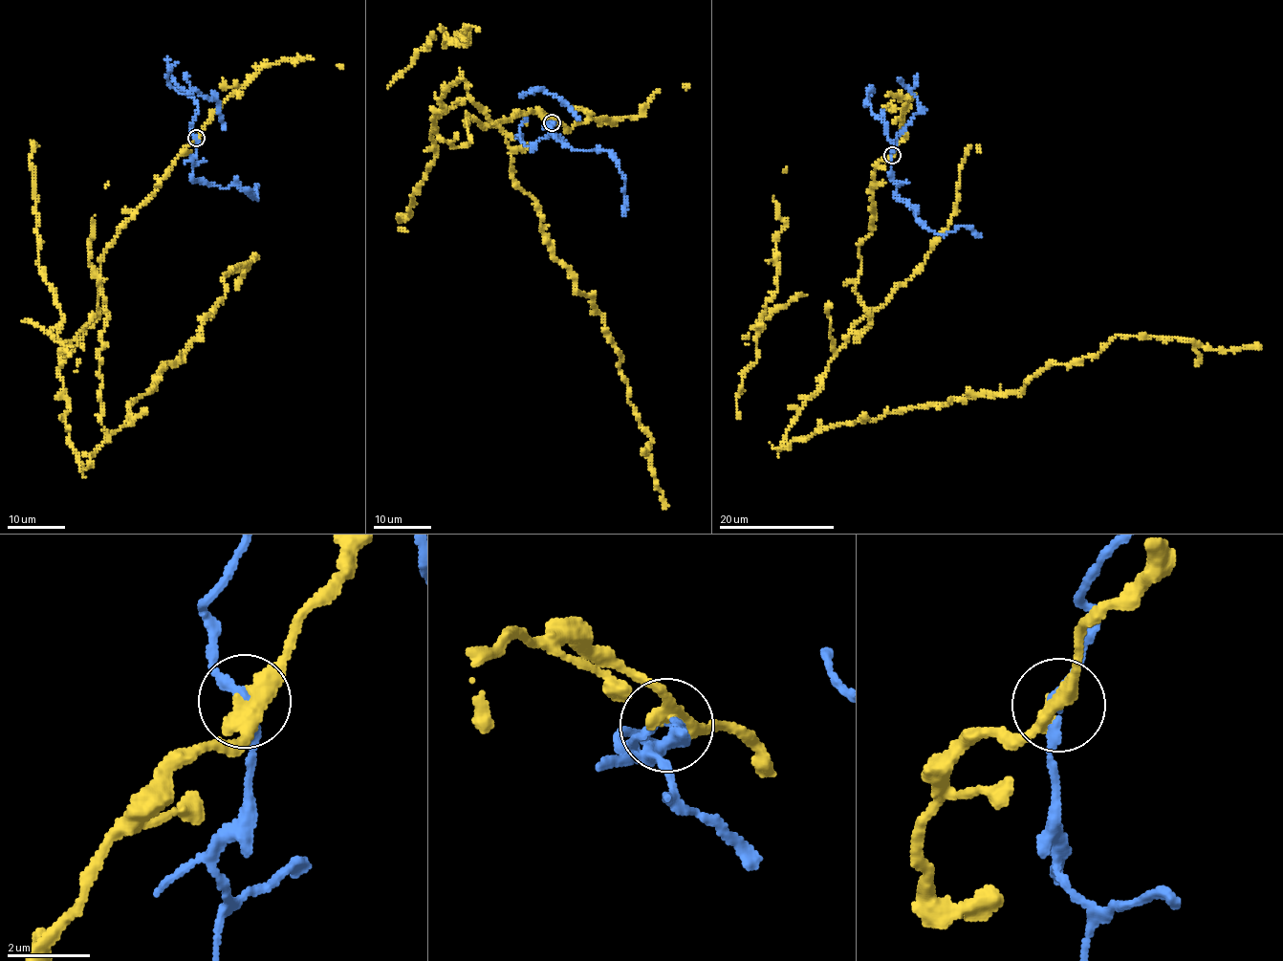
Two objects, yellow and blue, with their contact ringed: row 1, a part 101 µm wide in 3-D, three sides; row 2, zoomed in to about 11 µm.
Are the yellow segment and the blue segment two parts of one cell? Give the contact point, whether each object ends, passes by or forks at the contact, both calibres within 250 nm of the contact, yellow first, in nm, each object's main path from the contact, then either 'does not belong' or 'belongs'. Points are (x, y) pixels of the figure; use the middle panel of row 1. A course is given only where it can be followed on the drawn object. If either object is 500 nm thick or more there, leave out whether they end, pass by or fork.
place (552, 122); yellow passes by; blue passes by; calibres 400 and 190 nm; course yellow (552, 122), (467, 120), (471, 141), (452, 147), (434, 121), (461, 76), (549, 249), (600, 314), (666, 509); course blue (552, 122), (554, 122), (551, 126), (553, 134), (574, 149), (607, 151), (619, 163), (624, 181), (623, 215); does not belong

